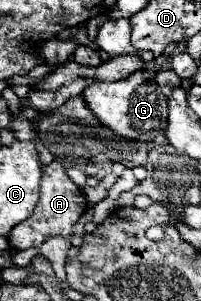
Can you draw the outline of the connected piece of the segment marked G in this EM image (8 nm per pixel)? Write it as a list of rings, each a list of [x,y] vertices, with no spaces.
[[[139,69],[127,79],[121,79],[117,83],[109,85],[97,85],[91,83],[83,97],[89,105],[89,109],[99,117],[99,121],[115,131],[121,137],[127,139],[139,139],[139,141],[153,141],[161,129],[167,125],[167,101],[155,83],[155,71],[153,69]]]

